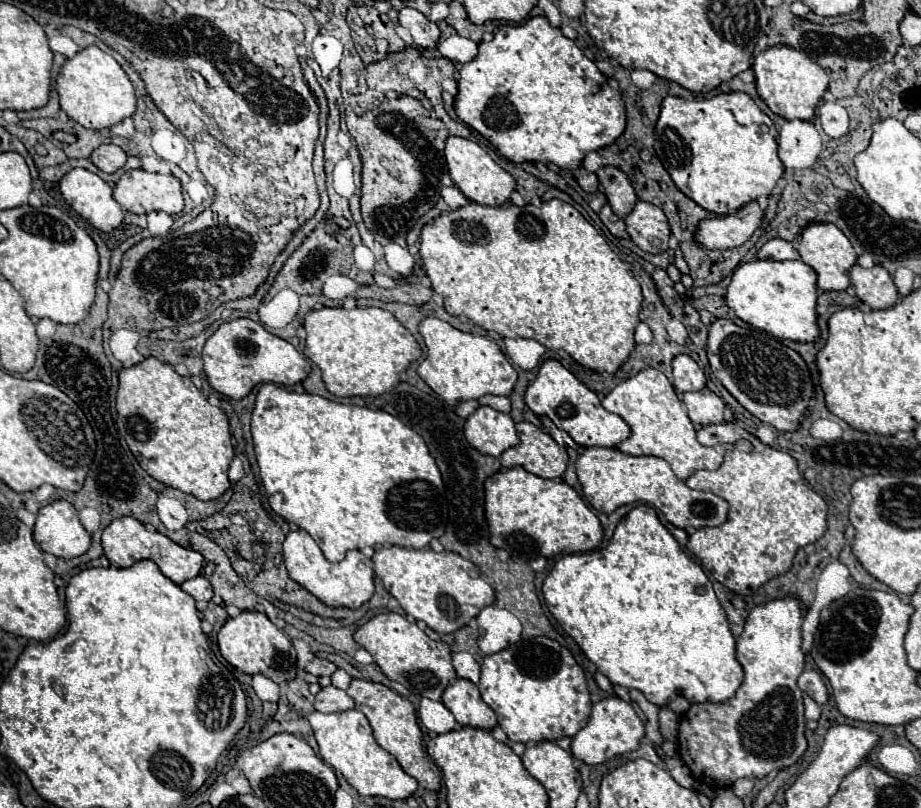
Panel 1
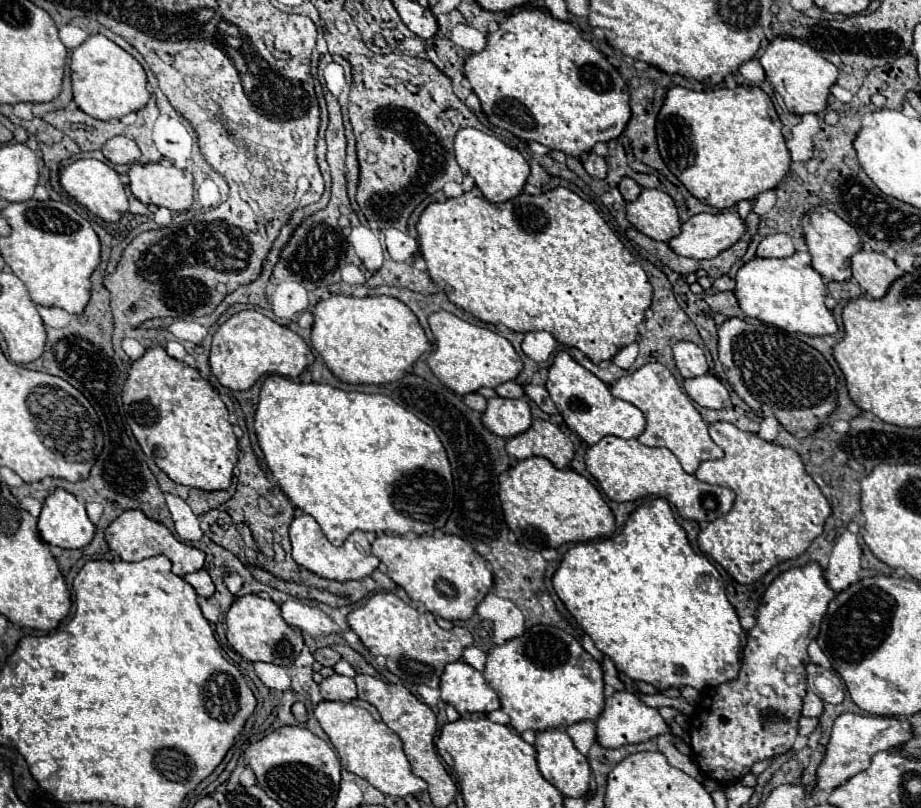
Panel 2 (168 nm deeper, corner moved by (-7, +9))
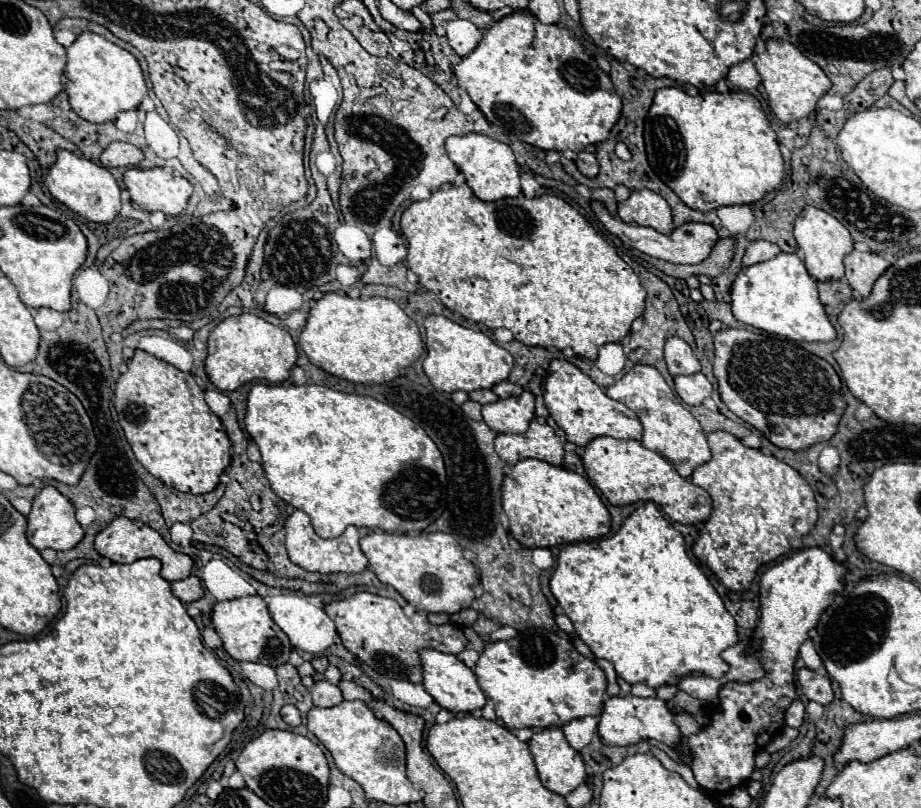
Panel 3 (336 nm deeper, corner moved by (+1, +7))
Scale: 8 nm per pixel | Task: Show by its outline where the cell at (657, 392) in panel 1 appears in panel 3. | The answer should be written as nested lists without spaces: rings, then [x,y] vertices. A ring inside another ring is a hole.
[[[635,365],[617,383],[607,387],[605,393],[611,399],[617,399],[623,405],[627,405],[639,417],[643,425],[641,445],[669,459],[681,477],[689,477],[695,467],[711,459],[711,449],[707,445],[707,439],[699,421],[683,407],[679,397],[673,395],[671,387],[665,383],[663,375],[655,367]]]

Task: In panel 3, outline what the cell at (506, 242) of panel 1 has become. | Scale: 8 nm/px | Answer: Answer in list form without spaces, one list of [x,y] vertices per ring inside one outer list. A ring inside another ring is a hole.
[[[451,185],[451,187],[443,187],[443,189],[435,191],[425,201],[411,203],[411,207],[405,209],[405,213],[401,217],[401,231],[409,243],[409,255],[407,255],[409,269],[419,277],[419,283],[427,291],[431,291],[451,311],[461,313],[465,319],[483,323],[489,329],[497,329],[497,327],[509,329],[515,335],[515,339],[525,345],[557,347],[557,349],[571,347],[579,357],[595,361],[599,347],[605,343],[621,343],[627,337],[627,333],[631,331],[631,323],[643,313],[645,289],[641,287],[639,275],[635,275],[635,271],[617,255],[615,247],[611,243],[607,243],[577,209],[573,209],[569,203],[565,203],[563,199],[559,199],[555,195],[541,195],[541,197],[533,197],[533,199],[519,195],[513,199],[499,199],[495,203],[485,203],[485,201],[479,201],[467,185],[461,185],[461,187]]]

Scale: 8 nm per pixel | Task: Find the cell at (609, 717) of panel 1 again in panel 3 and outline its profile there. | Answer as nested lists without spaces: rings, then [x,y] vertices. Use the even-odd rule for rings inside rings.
[[[625,695],[625,697],[609,697],[603,705],[603,713],[599,717],[599,737],[603,745],[633,745],[643,739],[657,739],[665,745],[675,747],[681,741],[681,731],[673,723],[673,713],[667,709],[667,703],[657,699],[657,697],[635,697],[635,695]]]

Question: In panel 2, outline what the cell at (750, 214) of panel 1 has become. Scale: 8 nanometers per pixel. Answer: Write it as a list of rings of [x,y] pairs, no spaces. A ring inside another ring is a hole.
[[[699,213],[681,225],[681,233],[667,245],[681,257],[713,259],[735,245],[745,233],[745,221],[737,213]]]

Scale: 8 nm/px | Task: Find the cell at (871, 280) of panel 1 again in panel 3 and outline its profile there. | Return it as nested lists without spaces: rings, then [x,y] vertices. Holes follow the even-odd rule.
[[[851,251],[845,259],[845,277],[849,285],[861,295],[867,297],[871,293],[873,283],[891,267],[887,259],[883,259],[877,253],[861,253],[861,251]]]

